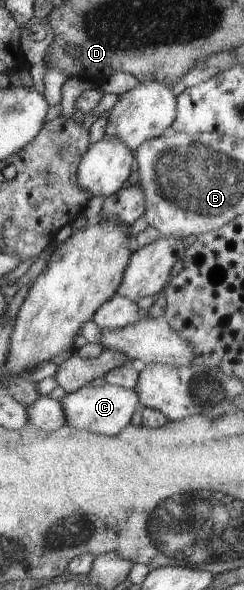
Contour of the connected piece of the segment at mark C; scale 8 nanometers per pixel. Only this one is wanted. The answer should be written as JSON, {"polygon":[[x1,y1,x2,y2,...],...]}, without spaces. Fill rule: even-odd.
{"polygon":[[105,383,103,386,83,385,71,393,65,393,59,402,65,412,65,425,91,434,113,436,129,425,135,408,138,408,139,398,134,389]]}

